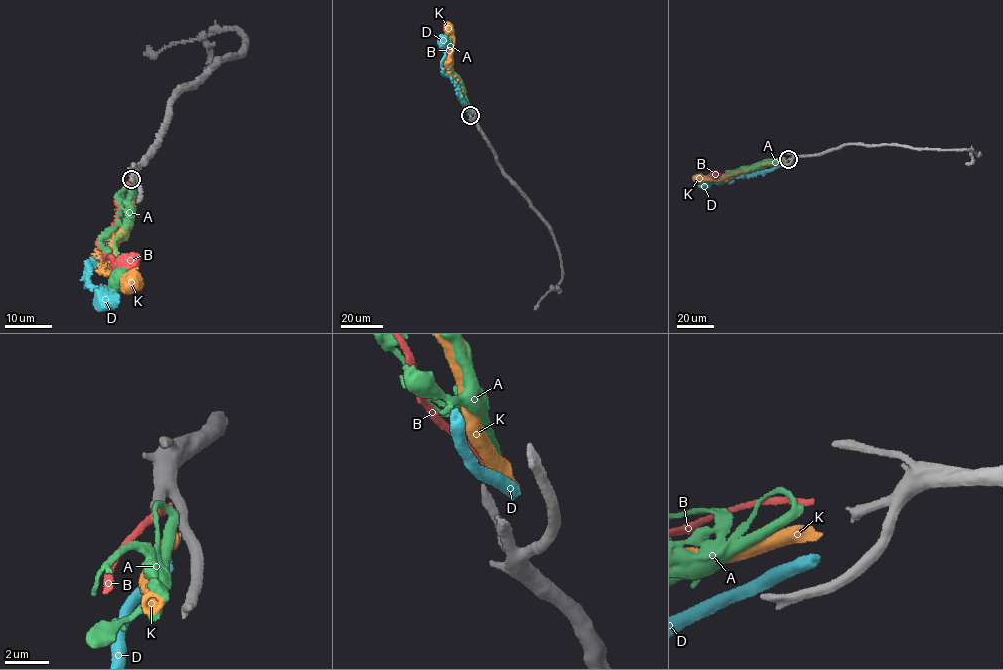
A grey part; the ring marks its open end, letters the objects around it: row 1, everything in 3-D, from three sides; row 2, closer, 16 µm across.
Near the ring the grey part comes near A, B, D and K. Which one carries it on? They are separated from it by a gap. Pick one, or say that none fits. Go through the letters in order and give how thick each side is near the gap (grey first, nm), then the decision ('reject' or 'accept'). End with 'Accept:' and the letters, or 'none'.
A: 420/320 nm | accept
B: 420/300 nm | reject
D: 420/480 nm | reject
K: 420/320 nm | reject
Accept: A

